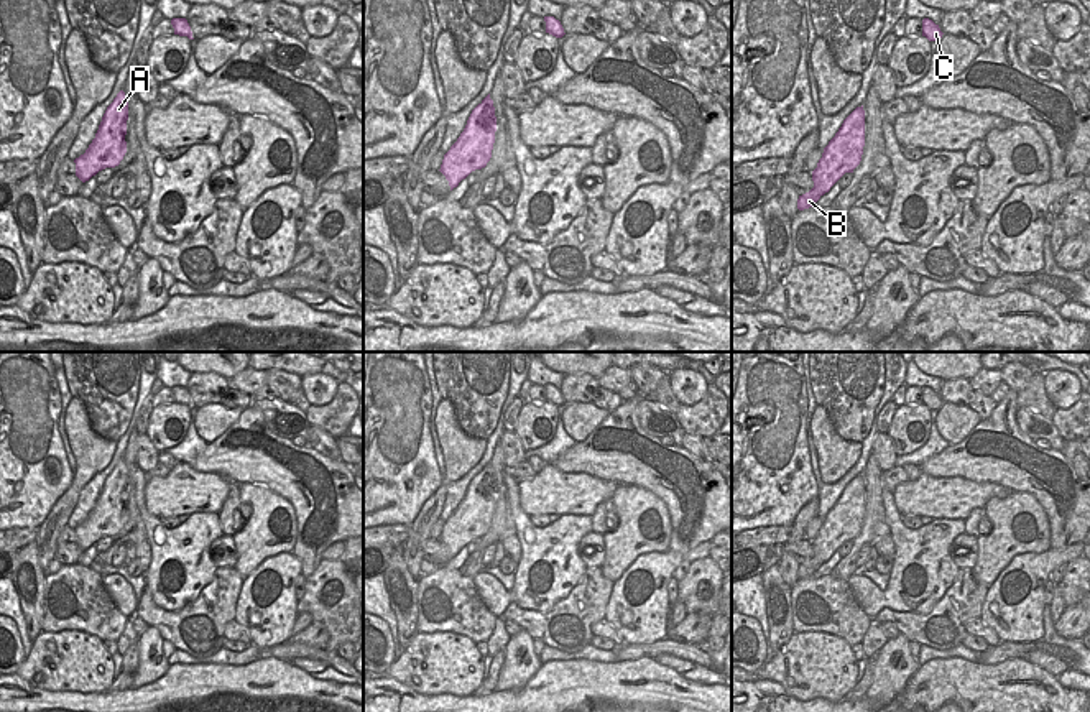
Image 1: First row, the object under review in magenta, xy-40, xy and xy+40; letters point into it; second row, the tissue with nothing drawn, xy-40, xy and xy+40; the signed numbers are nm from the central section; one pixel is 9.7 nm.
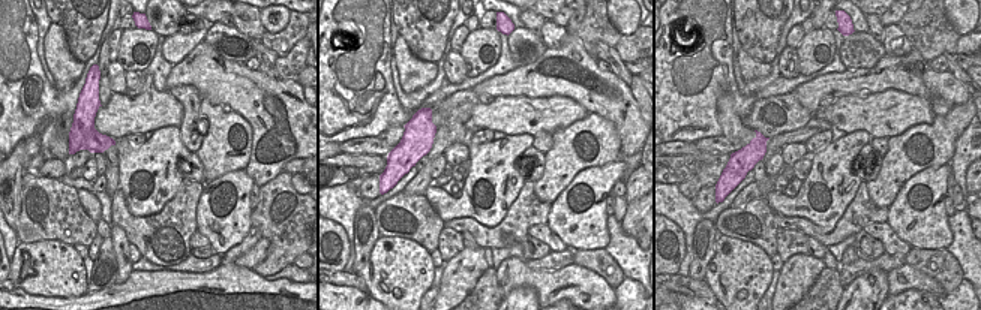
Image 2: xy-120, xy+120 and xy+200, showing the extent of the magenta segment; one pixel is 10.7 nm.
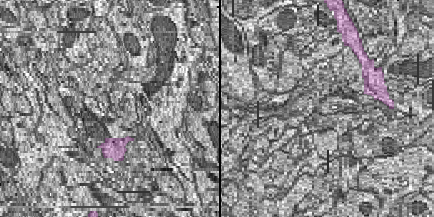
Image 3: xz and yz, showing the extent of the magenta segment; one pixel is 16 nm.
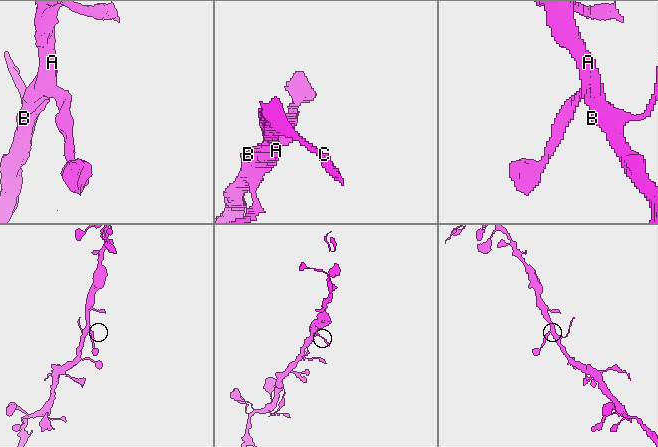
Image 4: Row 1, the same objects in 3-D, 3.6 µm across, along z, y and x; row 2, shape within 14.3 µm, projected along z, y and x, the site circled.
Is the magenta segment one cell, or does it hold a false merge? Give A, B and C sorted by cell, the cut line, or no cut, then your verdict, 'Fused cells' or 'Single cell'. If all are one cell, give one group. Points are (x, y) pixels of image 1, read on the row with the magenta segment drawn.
Groups: A B C. No split. Single cell

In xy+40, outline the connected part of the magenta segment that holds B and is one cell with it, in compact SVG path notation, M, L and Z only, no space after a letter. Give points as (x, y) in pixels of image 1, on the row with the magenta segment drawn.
M857 107L842 123L835 136L824 148L817 168L812 171L814 187L799 196L797 209L812 207L845 174L860 164L865 146L865 110Z

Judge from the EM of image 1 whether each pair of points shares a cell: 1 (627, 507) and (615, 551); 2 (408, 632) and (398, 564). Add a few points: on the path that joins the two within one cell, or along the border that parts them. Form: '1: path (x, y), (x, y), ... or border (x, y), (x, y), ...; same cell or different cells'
1: path (627, 518), (627, 540); same cell
2: path (406, 615), (398, 581); same cell

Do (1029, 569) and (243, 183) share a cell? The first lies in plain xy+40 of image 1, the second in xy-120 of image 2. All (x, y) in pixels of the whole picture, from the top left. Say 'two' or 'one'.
one

